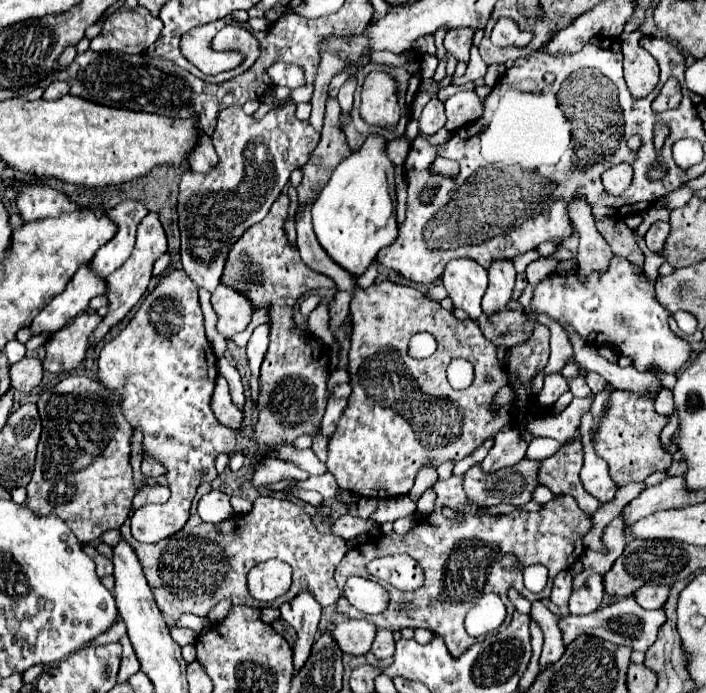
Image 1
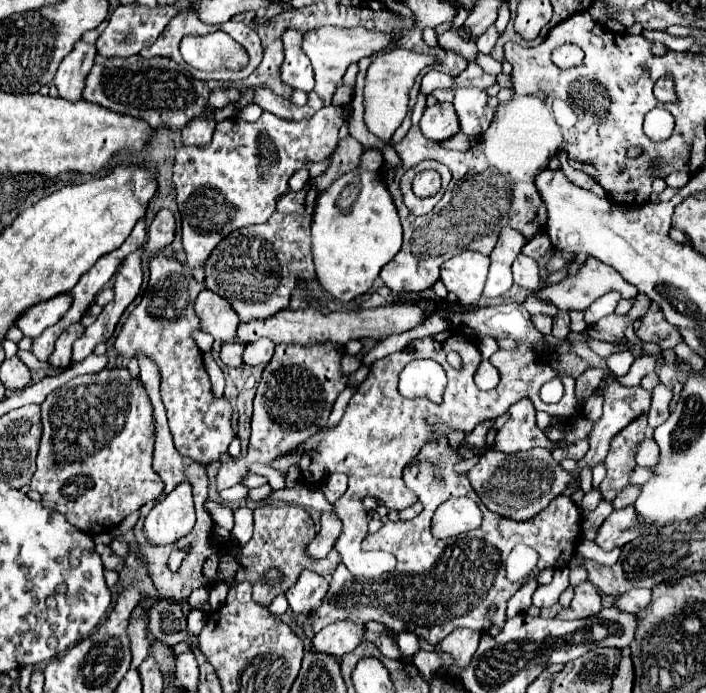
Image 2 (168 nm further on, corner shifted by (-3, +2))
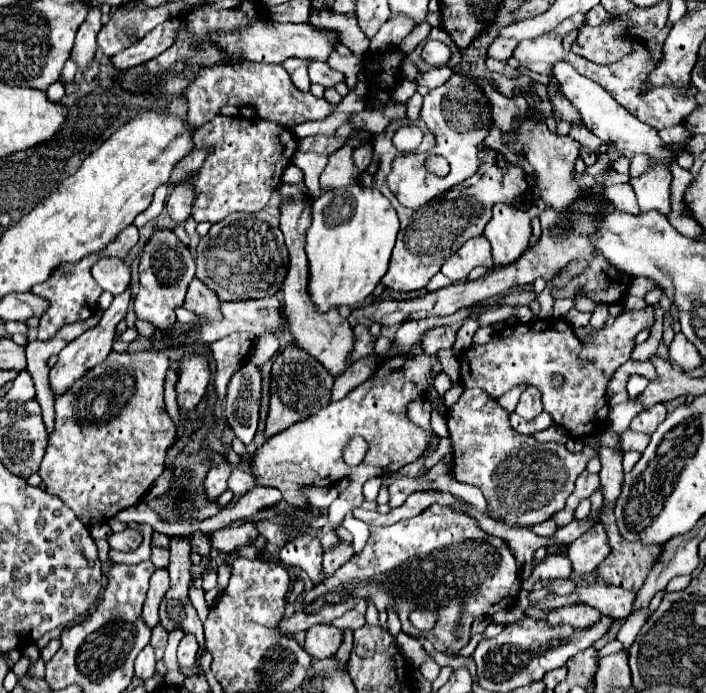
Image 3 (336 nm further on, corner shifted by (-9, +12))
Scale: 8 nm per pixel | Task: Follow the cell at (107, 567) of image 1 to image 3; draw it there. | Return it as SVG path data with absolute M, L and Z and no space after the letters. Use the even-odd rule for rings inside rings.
M126 528L124 532L112 534L112 536L108 538L108 542L110 542L110 548L114 548L114 550L130 552L130 550L136 550L136 548L140 546L140 542L142 542L142 536L140 536L136 530L132 530L132 528Z

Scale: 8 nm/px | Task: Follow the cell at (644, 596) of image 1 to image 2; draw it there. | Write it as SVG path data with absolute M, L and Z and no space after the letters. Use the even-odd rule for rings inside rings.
M634 588L634 590L626 592L626 594L622 594L618 598L616 606L626 610L626 612L636 614L636 612L644 610L650 604L650 600L652 600L652 590L648 590L648 588Z

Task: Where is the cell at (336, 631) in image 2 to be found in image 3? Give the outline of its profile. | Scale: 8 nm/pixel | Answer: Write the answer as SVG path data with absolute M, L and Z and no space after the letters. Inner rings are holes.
M318 624L306 632L304 650L312 658L328 658L328 656L336 654L340 644L342 644L342 630L330 626L330 624L324 624L324 626Z

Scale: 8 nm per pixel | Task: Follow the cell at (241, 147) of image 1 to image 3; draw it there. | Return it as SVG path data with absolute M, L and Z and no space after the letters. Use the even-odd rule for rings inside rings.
M222 114L194 130L194 144L196 148L214 148L212 154L208 154L204 166L192 176L196 192L192 218L196 222L212 224L224 220L236 210L262 210L280 184L282 172L298 148L294 134L280 124L270 120L226 118Z

